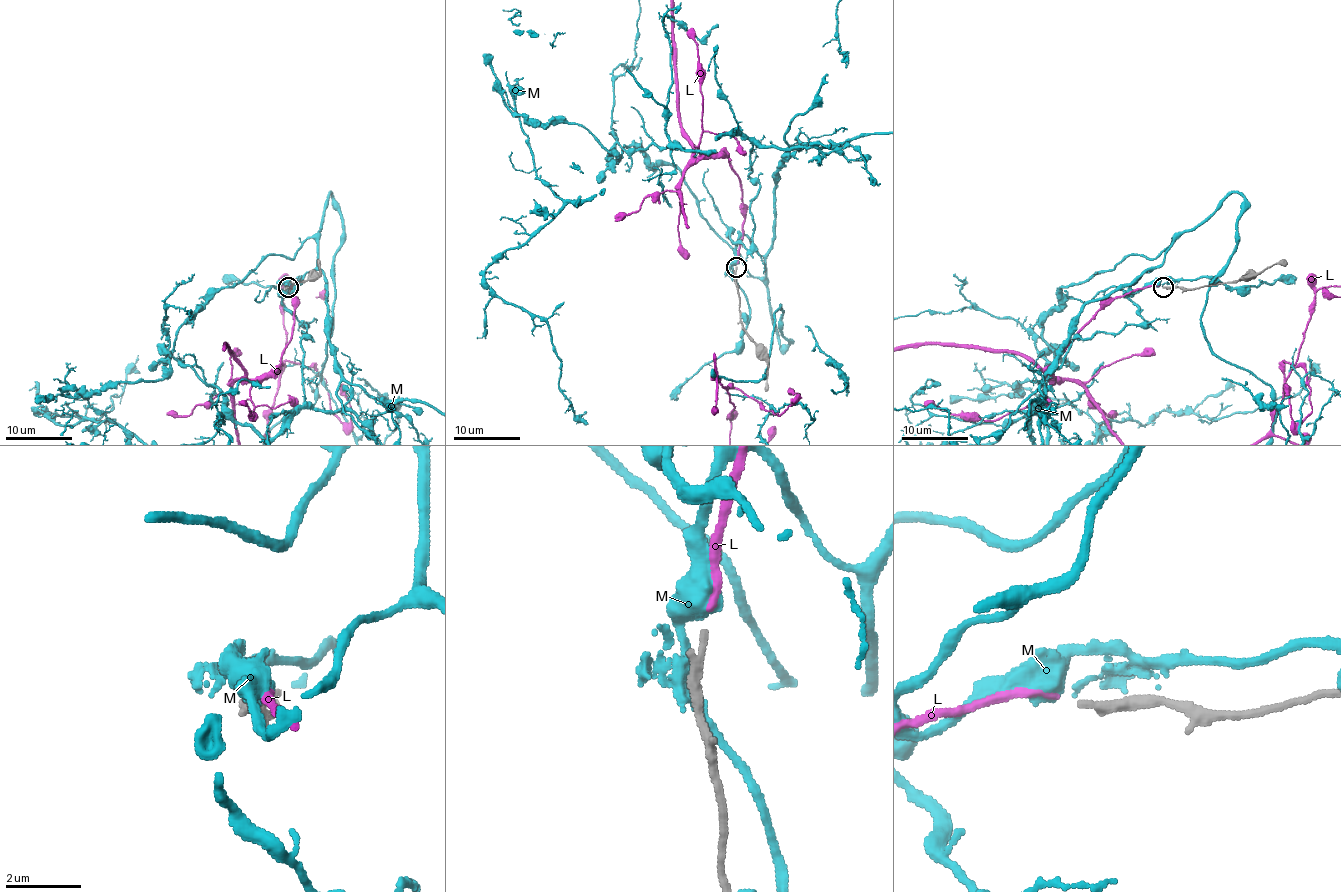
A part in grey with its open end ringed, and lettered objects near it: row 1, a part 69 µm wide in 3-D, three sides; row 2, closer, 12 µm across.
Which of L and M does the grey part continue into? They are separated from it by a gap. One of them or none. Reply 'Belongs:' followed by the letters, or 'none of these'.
Belongs: L

